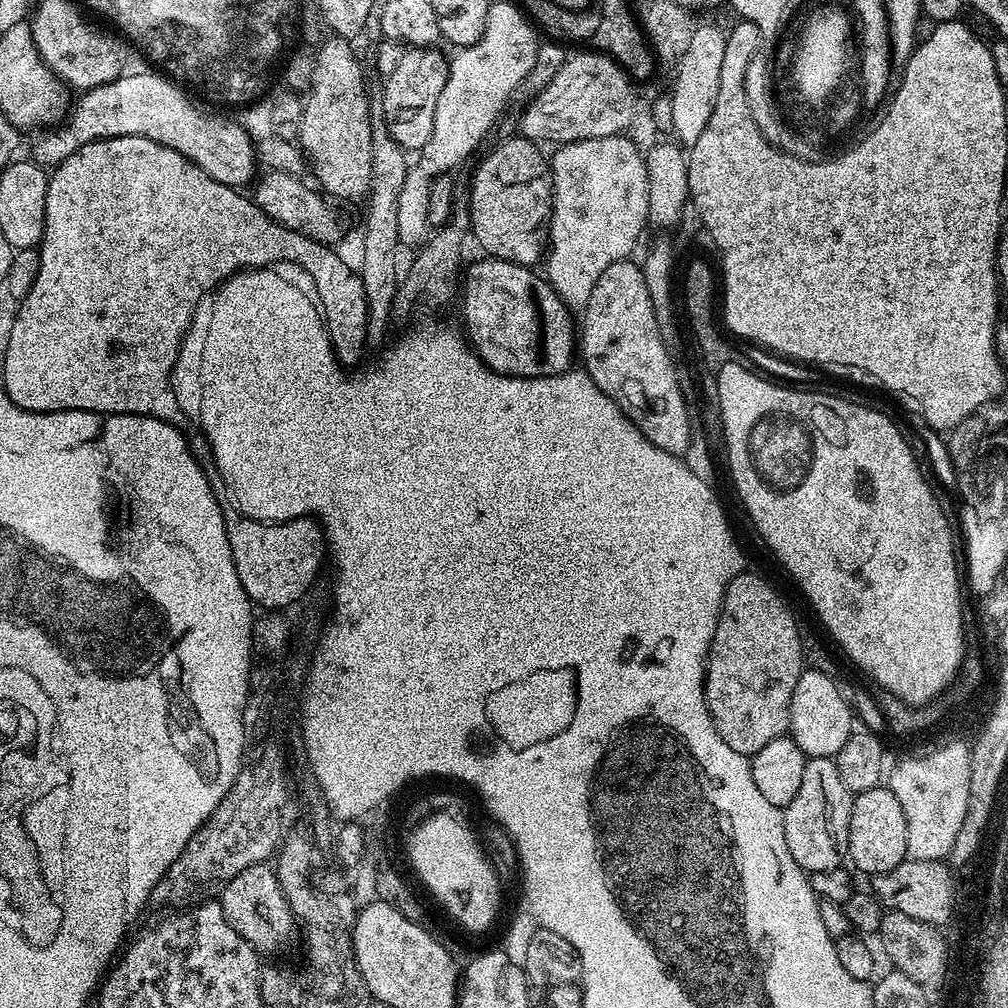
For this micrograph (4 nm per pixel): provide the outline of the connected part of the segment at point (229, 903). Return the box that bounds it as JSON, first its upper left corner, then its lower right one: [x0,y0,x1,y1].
[218,863,297,953]

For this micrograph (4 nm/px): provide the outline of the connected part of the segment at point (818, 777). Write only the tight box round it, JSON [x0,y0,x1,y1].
[782,756,854,874]

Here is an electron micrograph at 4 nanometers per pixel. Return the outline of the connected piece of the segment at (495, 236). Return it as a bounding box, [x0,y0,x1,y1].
[466,134,552,266]

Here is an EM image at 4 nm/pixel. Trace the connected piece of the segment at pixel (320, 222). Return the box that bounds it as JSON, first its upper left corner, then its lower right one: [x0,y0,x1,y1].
[254,171,342,246]

